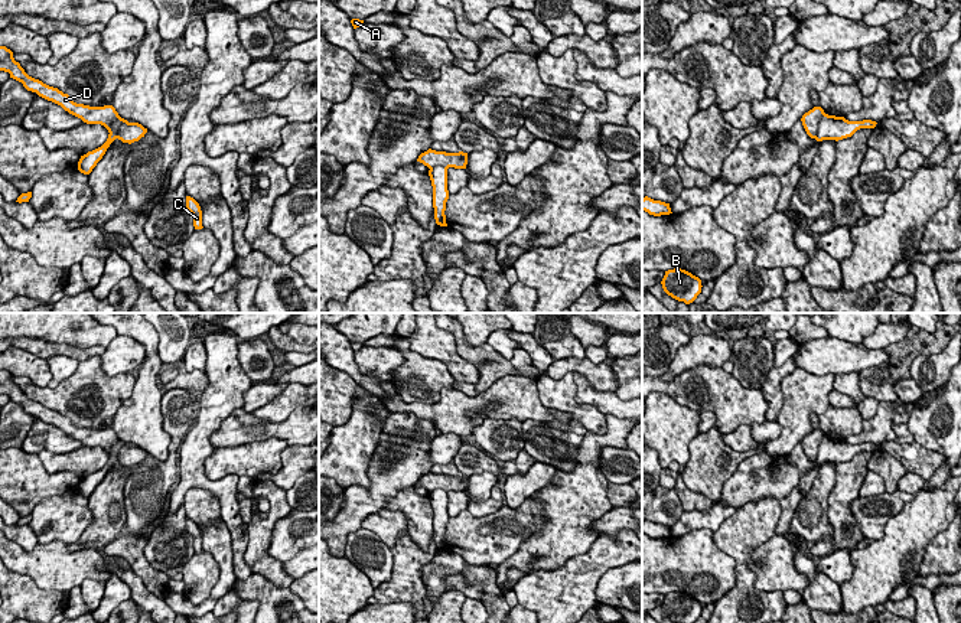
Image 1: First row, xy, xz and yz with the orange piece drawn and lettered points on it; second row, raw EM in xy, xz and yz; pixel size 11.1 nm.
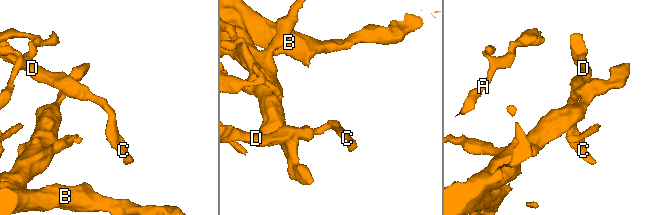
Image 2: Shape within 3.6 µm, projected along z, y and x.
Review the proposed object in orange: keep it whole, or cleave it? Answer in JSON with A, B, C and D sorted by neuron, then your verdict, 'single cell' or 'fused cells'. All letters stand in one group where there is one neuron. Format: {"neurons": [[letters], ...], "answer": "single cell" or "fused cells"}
{"neurons": [["A", "B"], ["C", "D"]], "answer": "fused cells"}

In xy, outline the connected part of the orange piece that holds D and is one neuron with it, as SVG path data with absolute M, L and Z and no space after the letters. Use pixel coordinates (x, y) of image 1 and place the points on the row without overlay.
M0 369L0 394L9 395L10 401L22 405L27 414L36 415L39 420L61 428L65 434L87 447L101 447L110 454L114 444L120 441L113 428L89 430L76 427L68 417L29 399L20 386L14 384L13 375L6 369Z

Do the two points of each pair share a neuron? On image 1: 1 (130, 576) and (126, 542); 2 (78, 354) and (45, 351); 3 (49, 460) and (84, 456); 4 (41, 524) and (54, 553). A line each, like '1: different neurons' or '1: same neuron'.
1: different neurons
2: same neuron
3: same neuron
4: different neurons

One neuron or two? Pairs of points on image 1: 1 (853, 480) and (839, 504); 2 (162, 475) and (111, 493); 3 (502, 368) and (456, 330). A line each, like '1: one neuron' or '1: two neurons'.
1: one neuron
2: two neurons
3: one neuron

